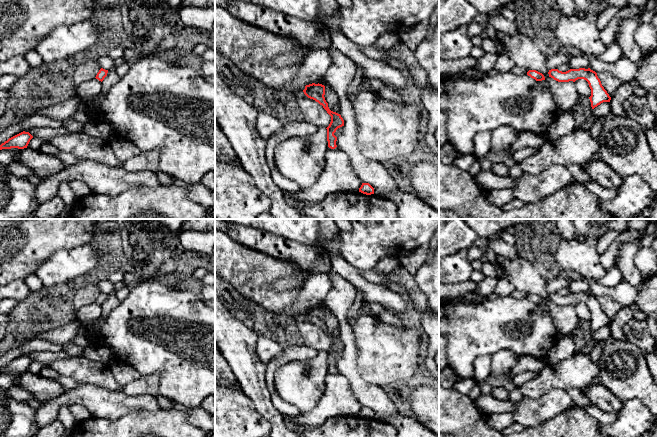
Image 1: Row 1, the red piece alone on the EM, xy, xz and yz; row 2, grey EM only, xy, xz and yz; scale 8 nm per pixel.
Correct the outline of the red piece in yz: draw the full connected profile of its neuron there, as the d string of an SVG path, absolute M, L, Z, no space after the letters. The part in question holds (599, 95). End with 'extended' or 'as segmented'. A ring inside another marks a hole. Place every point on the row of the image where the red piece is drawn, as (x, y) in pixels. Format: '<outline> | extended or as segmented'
M590 68L570 69L566 72L559 71L558 69L551 69L548 72L549 77L558 82L575 82L578 79L584 79L588 82L591 89L591 96L589 97L591 107L594 109L603 102L610 102L611 97L601 84L597 73Z | as segmented

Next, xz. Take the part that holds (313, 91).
M309 84L305 86L303 90L304 94L310 98L318 102L323 108L327 111L327 113L331 116L331 122L327 129L327 141L328 147L331 149L335 149L337 147L336 141L337 137L334 135L336 130L342 126L344 126L344 120L340 114L333 112L329 109L328 103L325 100L325 86L322 84Z | as segmented

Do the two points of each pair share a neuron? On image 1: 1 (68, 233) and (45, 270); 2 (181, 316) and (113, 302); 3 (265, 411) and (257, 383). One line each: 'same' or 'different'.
1: different
2: different
3: same

